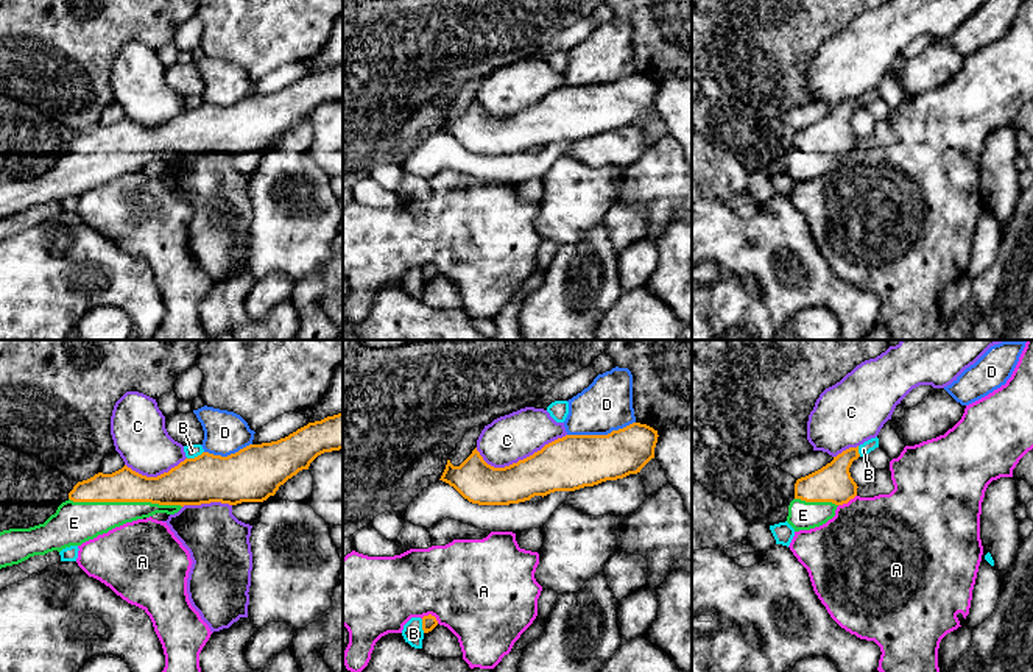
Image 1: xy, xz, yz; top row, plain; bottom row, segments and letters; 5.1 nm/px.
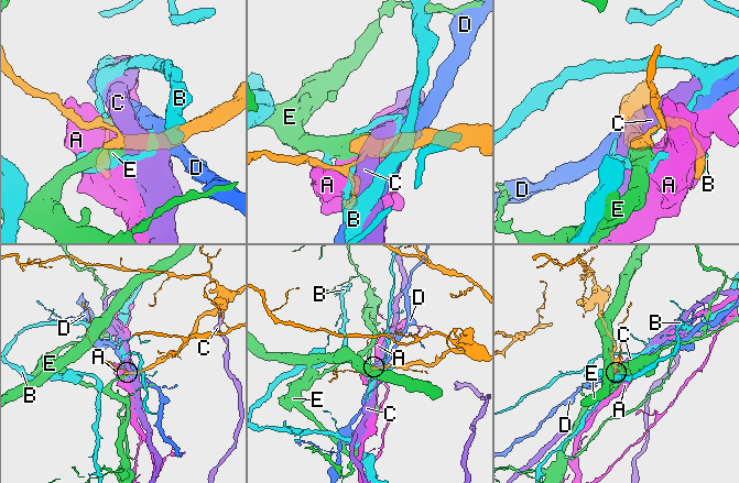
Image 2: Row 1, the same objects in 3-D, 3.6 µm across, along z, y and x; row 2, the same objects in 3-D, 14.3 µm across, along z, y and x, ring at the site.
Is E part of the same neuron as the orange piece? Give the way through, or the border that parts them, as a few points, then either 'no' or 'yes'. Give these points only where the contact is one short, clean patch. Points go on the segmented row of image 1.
yes

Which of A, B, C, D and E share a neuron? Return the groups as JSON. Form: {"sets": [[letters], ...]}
{"sets": [["A"], ["B"], ["C"], ["D"], ["E"]]}

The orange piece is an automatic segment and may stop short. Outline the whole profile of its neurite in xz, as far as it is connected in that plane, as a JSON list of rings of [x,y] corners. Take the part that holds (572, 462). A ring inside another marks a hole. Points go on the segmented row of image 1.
[[[640,423],[608,435],[566,435],[505,468],[488,465],[475,447],[460,466],[447,460],[439,480],[472,504],[519,504],[637,474],[654,458],[658,437]]]

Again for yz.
[[[858,446],[849,447],[821,469],[796,480],[795,499],[788,505],[787,516],[795,532],[826,524],[835,516],[838,505],[857,496],[858,486],[849,468],[858,457]]]

